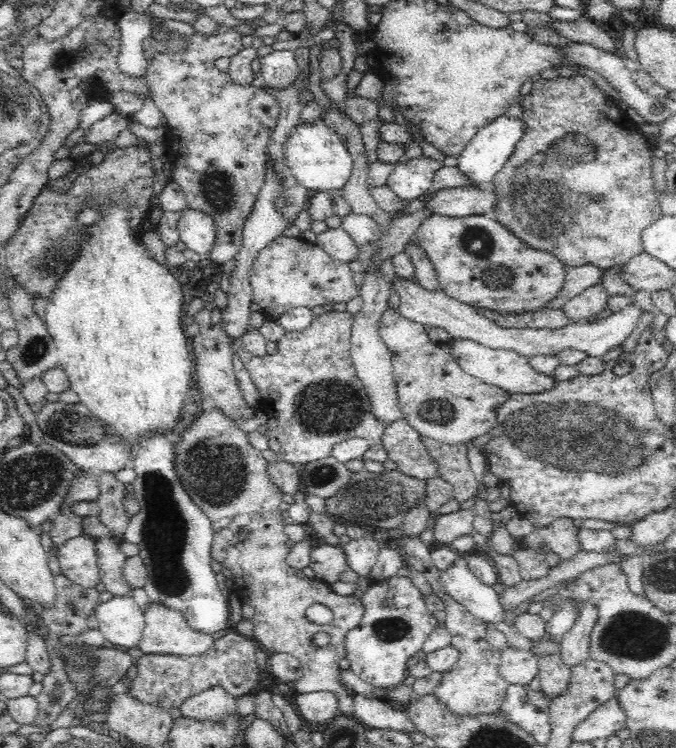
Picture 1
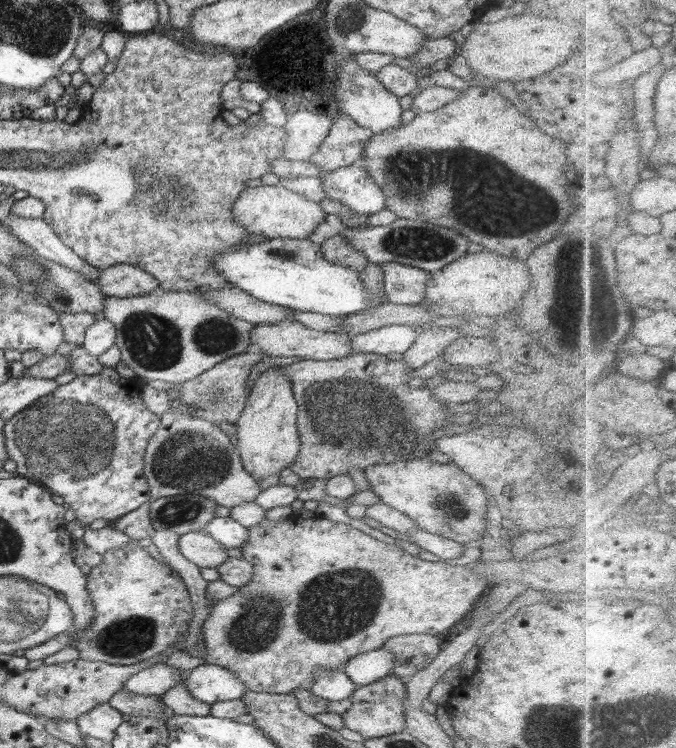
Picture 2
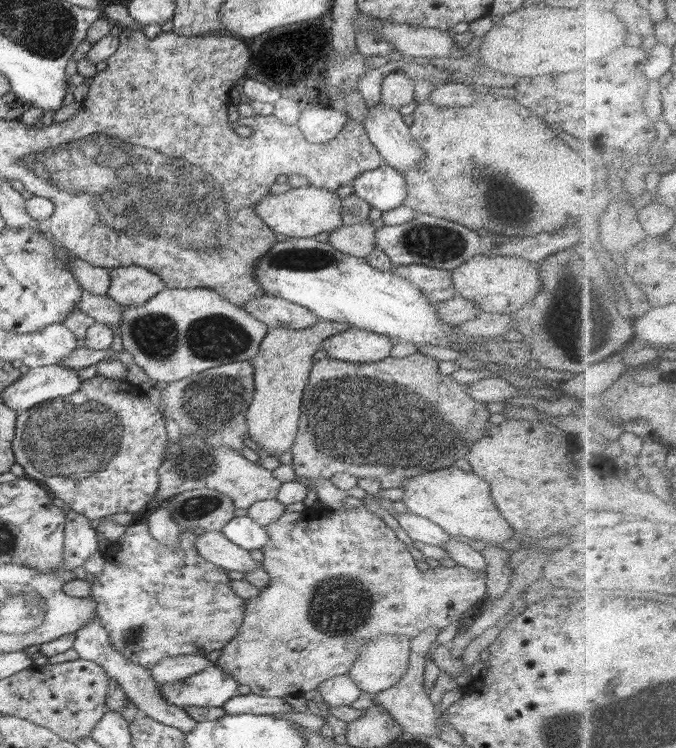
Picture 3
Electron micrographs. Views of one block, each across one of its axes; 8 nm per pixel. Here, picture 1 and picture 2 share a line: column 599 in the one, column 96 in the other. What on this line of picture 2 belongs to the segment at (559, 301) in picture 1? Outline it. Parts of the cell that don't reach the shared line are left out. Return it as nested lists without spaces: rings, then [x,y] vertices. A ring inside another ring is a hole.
[[[10,213],[3,224],[10,228],[12,234],[16,234],[16,238],[20,242],[30,246],[32,250],[36,250],[38,256],[52,260],[56,264],[62,264],[62,266],[78,272],[80,276],[90,282],[98,282],[100,269],[90,265],[86,259],[82,259],[72,249],[68,248],[43,218],[32,220],[20,217],[16,213]]]

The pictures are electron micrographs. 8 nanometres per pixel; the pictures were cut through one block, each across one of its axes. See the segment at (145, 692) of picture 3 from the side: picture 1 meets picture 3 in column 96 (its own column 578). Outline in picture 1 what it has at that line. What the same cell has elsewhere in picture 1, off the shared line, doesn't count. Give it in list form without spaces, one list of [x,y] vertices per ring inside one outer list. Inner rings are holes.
[[[586,602],[580,610],[574,626],[564,635],[561,642],[561,657],[566,666],[572,667],[590,659],[590,633],[595,625],[598,611],[593,602]]]

